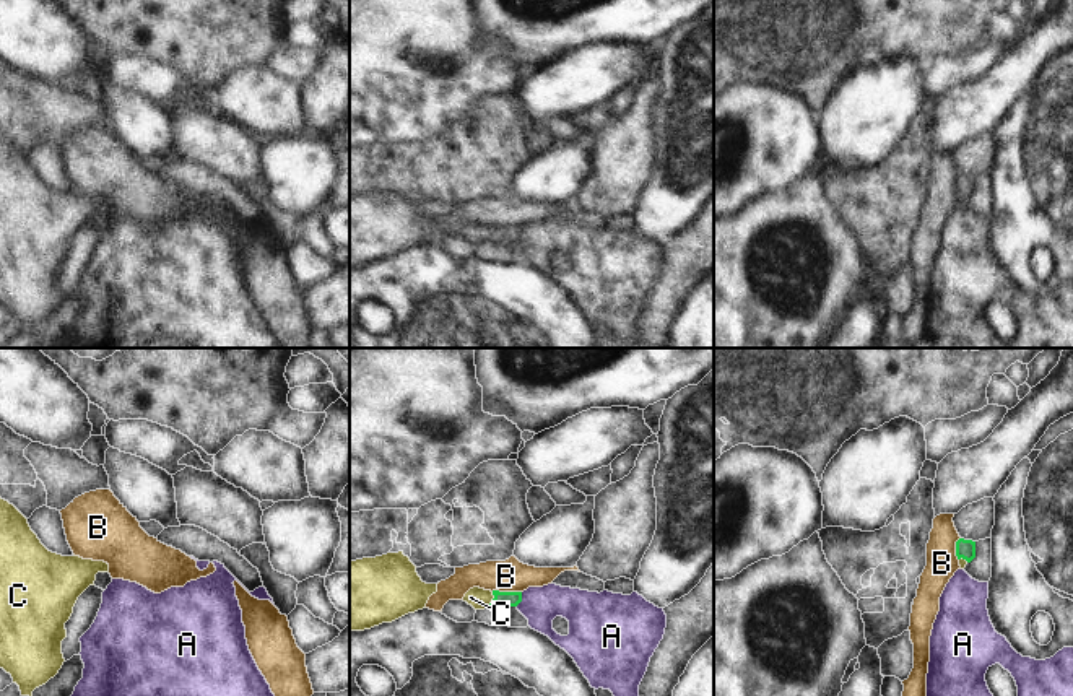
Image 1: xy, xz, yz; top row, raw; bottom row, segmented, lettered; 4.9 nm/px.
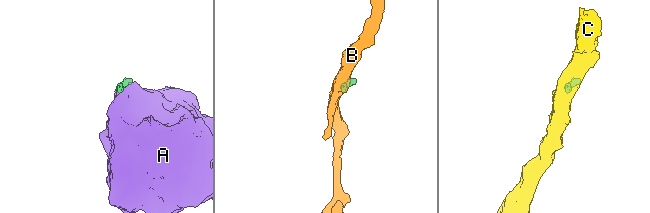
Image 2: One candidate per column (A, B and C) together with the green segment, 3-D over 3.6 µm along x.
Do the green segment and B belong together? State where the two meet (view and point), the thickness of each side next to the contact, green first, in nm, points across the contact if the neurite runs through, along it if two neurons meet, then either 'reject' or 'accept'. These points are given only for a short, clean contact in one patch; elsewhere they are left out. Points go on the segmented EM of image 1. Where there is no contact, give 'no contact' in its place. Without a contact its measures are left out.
contact xz (506, 592); calibres 80 and 160 nm; border xz (491, 591), (521, 592); reject

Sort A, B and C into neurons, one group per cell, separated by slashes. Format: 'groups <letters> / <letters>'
groups A / B / C

